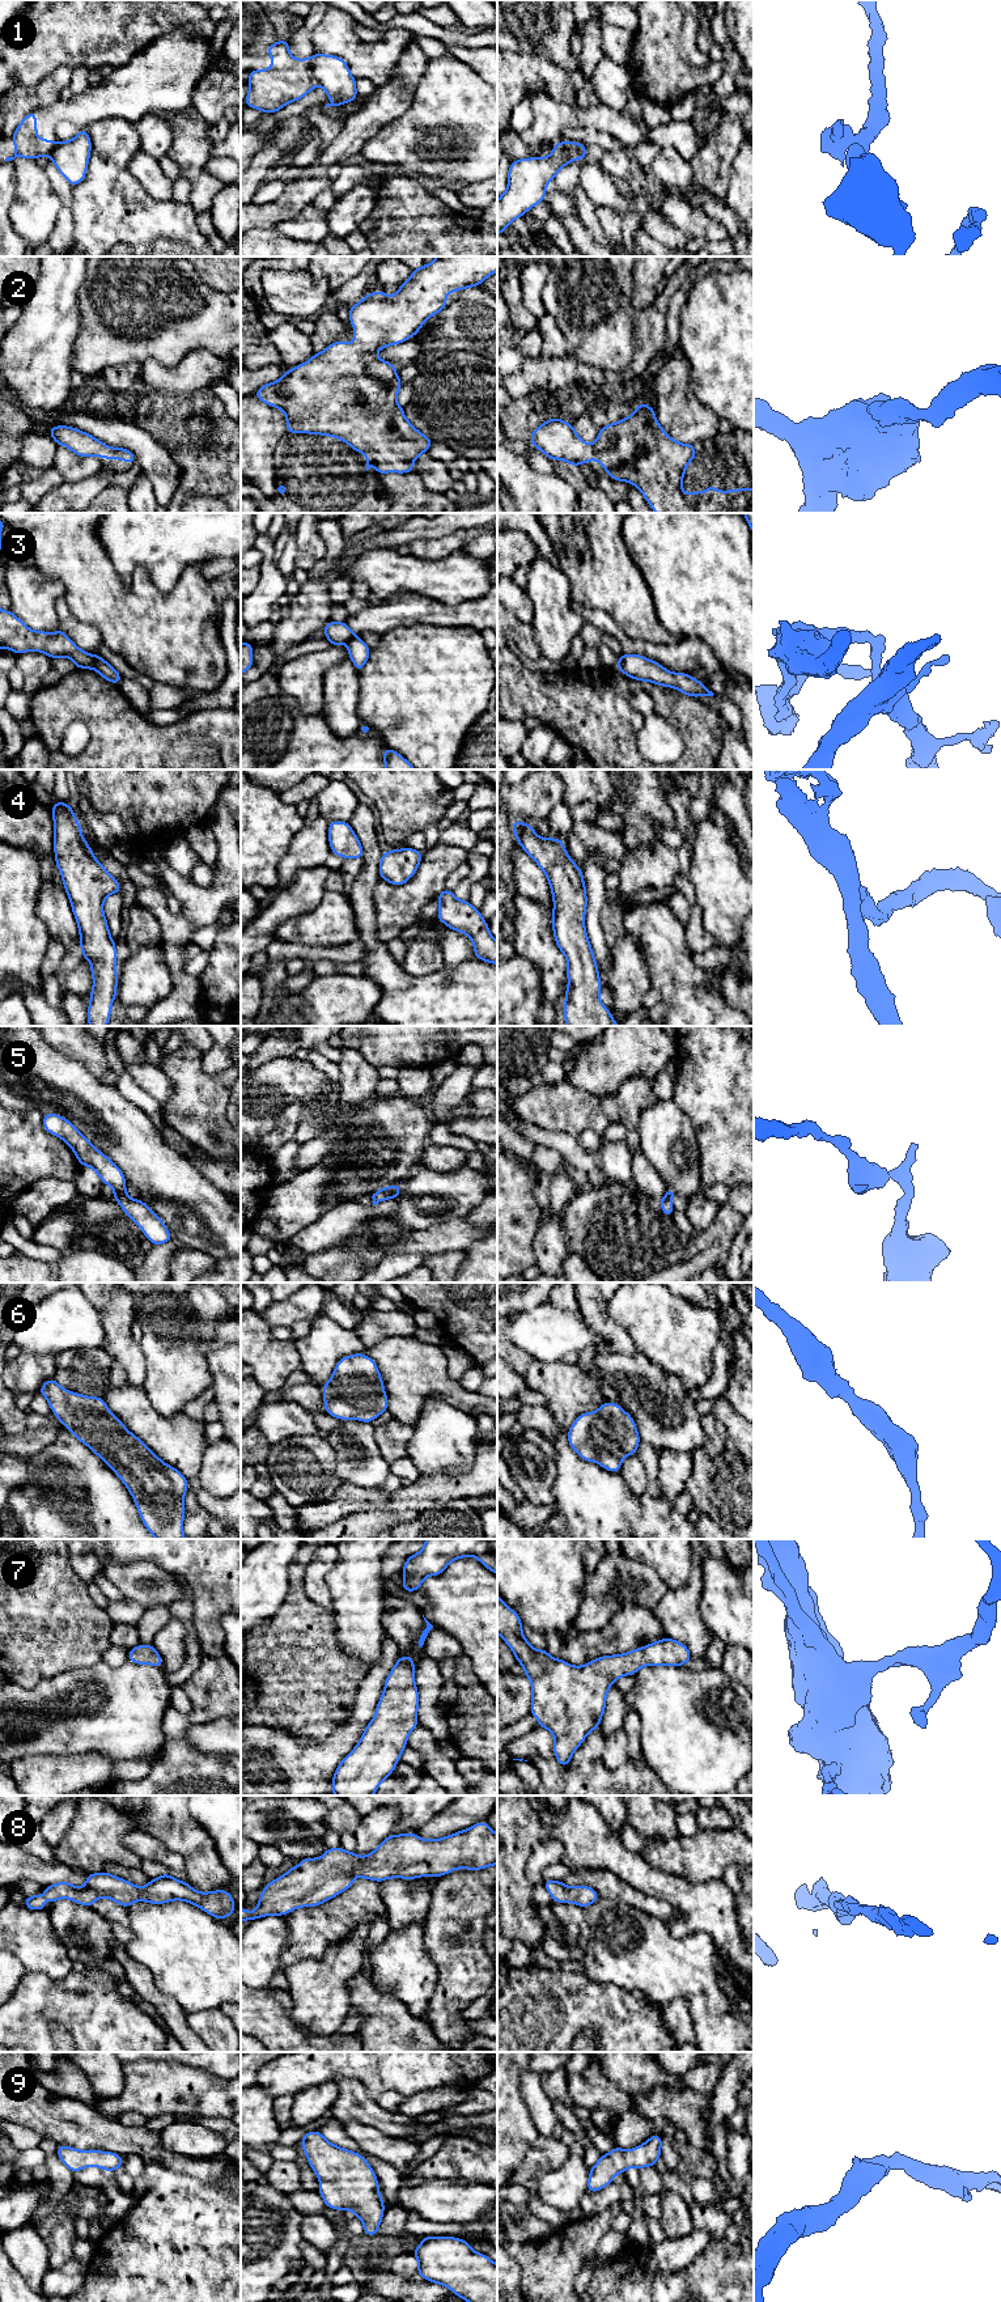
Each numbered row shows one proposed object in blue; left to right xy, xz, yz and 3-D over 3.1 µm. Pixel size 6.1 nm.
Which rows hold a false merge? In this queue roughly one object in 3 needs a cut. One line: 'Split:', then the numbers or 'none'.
Split: 1, 3

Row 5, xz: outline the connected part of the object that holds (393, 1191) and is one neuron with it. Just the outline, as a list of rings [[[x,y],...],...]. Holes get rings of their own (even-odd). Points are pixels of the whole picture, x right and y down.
[[[400,1182],[402,1183],[402,1182]],[[400,1183],[393,1184],[386,1188],[377,1190],[372,1199],[373,1199],[373,1207],[386,1199],[396,1199],[400,1195]]]

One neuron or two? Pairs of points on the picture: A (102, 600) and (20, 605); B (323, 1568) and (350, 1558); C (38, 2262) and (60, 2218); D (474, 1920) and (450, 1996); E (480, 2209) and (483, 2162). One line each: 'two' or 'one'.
A: two
B: two
C: two
D: one
E: two

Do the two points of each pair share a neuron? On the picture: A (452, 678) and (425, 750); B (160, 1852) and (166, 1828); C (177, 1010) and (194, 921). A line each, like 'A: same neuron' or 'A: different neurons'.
A: same neuron
B: different neurons
C: same neuron

